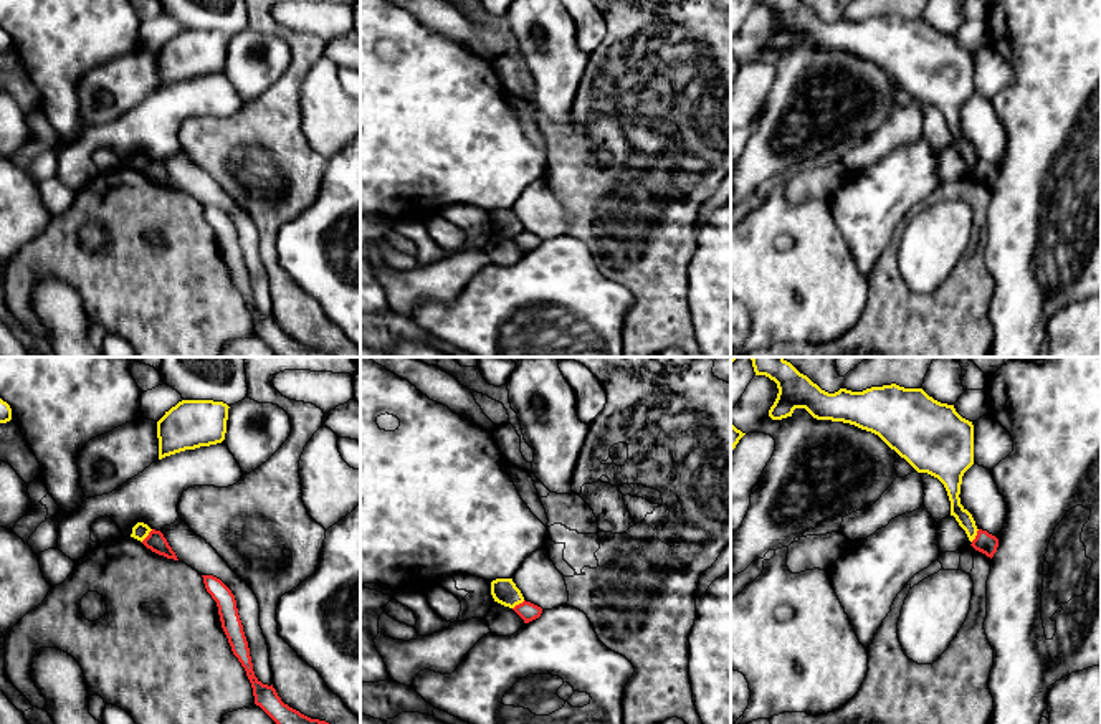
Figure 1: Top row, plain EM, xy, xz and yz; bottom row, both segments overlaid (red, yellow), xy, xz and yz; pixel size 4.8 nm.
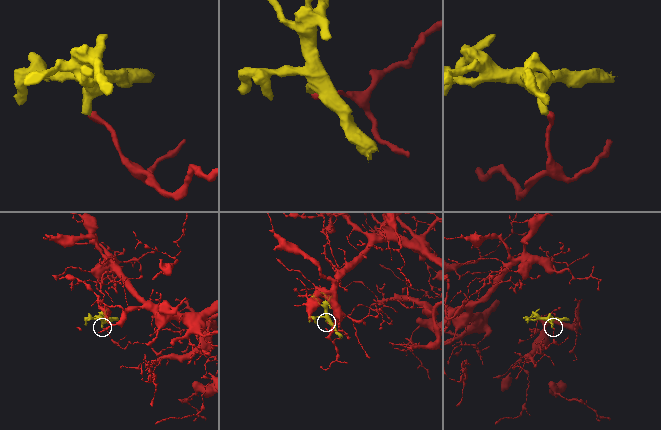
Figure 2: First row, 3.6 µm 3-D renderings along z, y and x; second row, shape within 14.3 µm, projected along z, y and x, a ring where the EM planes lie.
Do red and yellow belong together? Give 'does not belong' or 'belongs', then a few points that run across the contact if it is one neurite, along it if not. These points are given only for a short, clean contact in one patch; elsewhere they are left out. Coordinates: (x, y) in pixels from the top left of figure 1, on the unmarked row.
does not belong | xy (152, 159), (141, 171)

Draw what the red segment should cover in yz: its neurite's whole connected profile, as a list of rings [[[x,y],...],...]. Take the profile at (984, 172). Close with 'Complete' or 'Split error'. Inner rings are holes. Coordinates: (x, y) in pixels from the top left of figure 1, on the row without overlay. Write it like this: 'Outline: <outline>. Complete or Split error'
Outline: [[[979,159],[975,169],[970,174],[975,180],[985,183],[987,187],[994,187],[999,177],[999,169],[987,160]]]. Complete

